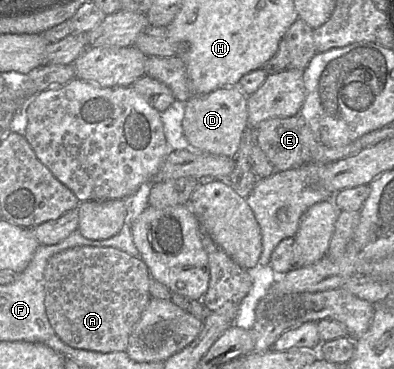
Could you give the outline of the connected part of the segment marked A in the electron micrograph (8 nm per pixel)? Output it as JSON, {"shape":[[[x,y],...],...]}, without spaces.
{"shape":[[[74,247],[49,259],[44,278],[46,314],[62,342],[101,353],[126,351],[132,330],[151,299],[150,273],[140,258],[112,247]]]}

